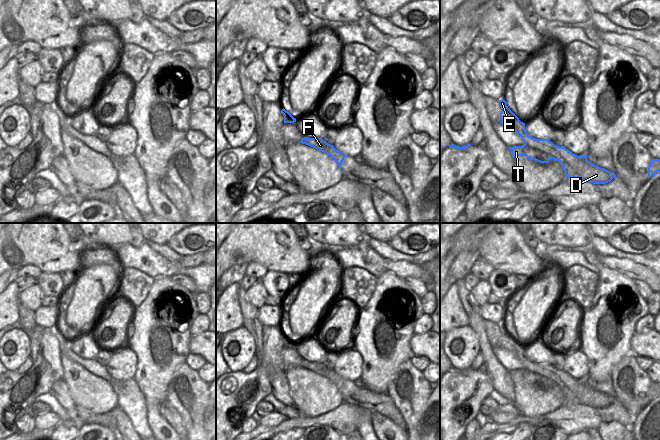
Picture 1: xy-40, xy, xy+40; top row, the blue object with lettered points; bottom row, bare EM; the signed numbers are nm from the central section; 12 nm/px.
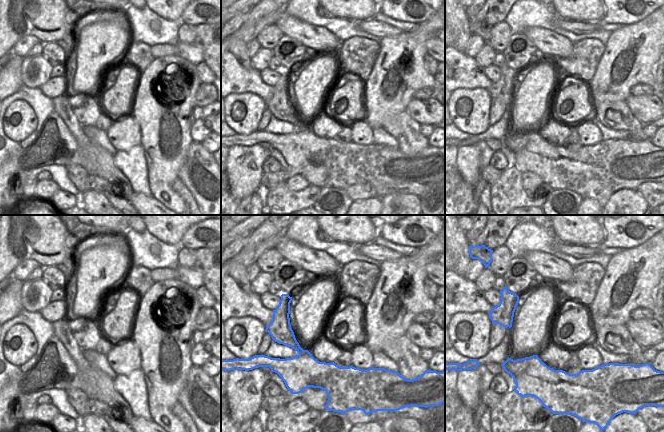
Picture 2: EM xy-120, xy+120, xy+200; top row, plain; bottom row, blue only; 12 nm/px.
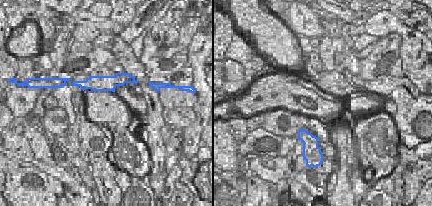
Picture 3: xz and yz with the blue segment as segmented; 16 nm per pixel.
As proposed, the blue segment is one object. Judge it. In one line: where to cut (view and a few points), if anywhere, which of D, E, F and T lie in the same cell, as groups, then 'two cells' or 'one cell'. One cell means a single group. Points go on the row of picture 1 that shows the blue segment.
cut xy+40 (524, 144), (553, 155), (557, 155), (565, 150); groups D T / E F; two cells

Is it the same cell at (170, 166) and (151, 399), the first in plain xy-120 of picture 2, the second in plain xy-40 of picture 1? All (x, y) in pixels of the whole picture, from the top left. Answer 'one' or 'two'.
one

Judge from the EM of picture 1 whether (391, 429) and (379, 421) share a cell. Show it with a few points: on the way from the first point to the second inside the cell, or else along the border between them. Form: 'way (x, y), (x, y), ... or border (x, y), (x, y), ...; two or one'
way (388, 429), (382, 424); one

